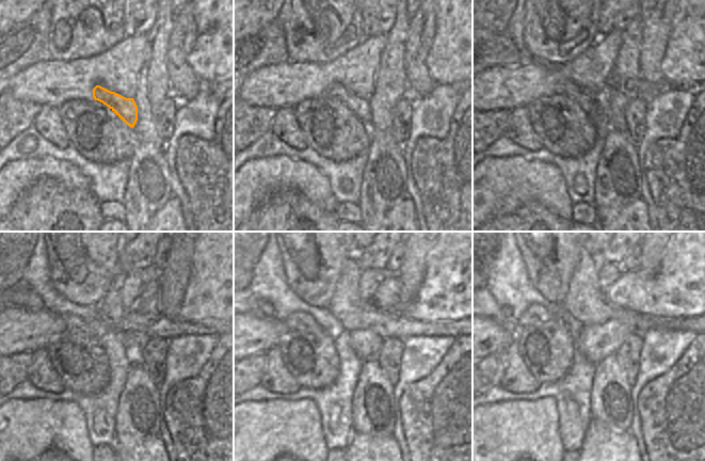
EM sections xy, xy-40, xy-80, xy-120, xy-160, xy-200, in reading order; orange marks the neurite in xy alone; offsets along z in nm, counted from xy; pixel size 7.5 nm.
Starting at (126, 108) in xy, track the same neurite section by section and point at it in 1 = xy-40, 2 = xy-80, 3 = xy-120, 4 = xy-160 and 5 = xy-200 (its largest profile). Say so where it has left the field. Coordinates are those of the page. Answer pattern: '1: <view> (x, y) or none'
1: xy-40 (361, 107)
2: xy-80 (586, 99)
3: xy-120 (75, 324)
4: xy-160 (299, 320)
5: xy-200 (535, 315)

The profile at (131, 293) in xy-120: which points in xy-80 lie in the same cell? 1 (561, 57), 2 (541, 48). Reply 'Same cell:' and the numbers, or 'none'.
Same cell: none

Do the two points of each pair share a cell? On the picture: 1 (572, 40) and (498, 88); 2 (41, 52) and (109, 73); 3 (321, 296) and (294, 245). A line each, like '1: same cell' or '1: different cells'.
1: different cells
2: different cells
3: same cell

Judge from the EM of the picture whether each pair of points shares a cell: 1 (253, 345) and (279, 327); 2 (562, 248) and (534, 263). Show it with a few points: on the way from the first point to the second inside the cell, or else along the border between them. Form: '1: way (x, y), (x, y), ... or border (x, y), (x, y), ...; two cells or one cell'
1: way (258, 338), (263, 333), (273, 330); one cell
2: way (560, 257), (559, 263), (548, 268), (544, 267); one cell

